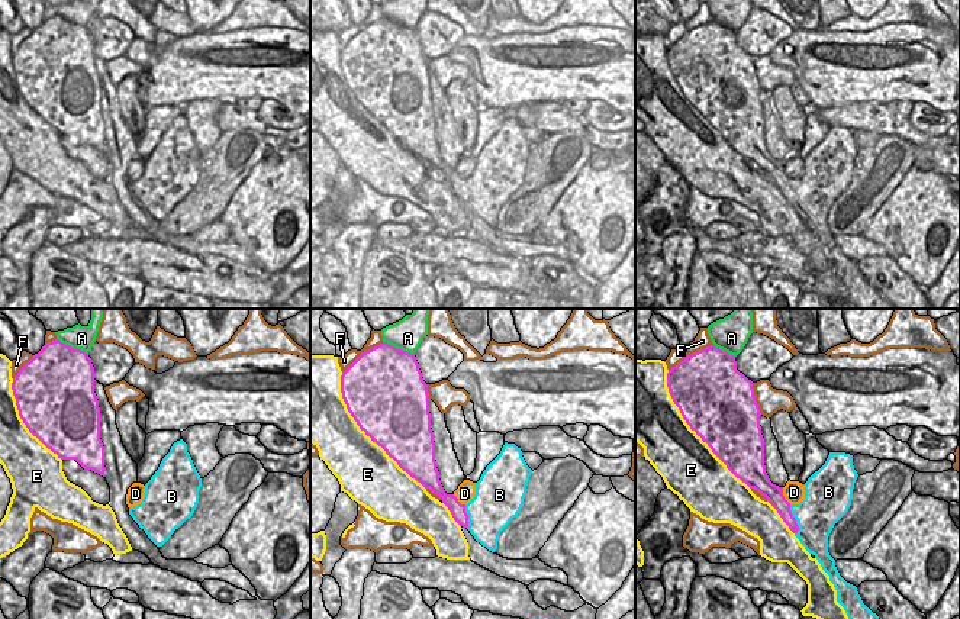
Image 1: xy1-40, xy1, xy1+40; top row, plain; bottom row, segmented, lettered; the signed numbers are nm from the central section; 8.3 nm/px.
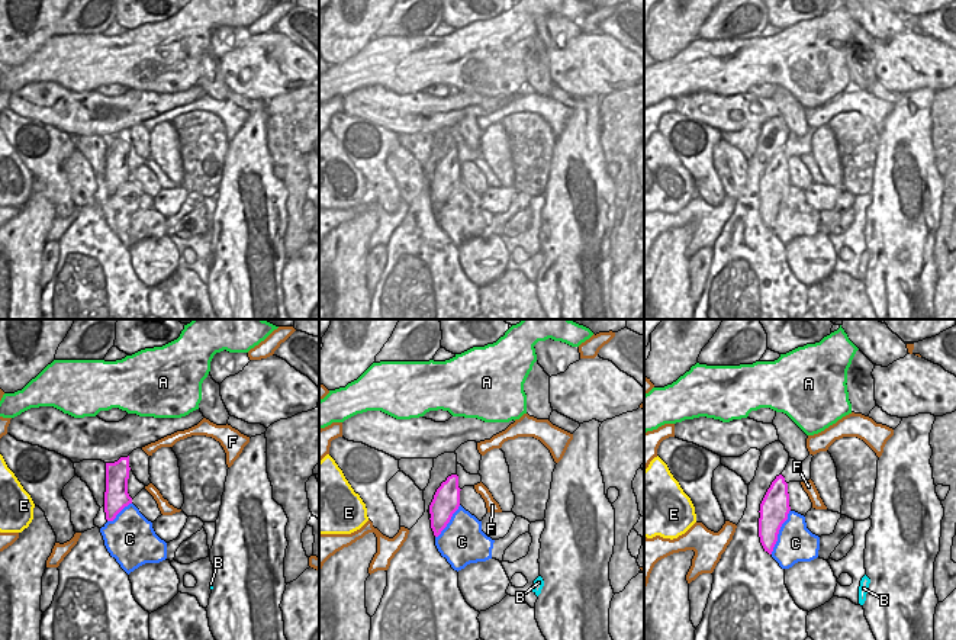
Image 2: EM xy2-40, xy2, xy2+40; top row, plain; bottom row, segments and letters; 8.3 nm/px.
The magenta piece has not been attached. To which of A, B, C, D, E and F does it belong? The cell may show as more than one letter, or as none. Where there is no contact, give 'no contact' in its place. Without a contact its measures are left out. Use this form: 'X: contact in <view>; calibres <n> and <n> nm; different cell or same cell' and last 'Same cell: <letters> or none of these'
A: contact in xy1-40; calibres 500 and 200 nm; different cell
B: contact in xy1+40; calibres 140 and 340 nm; same cell
C: contact in xy2+40; calibres 240 and 320 nm; different cell
D: contact in xy1+40; calibres 170 and 180 nm; different cell
E: contact in xy1; calibres 500 and 440 nm; different cell
F: contact in xy1+40; calibres 500 and 130 nm; different cell
Same cell: B

